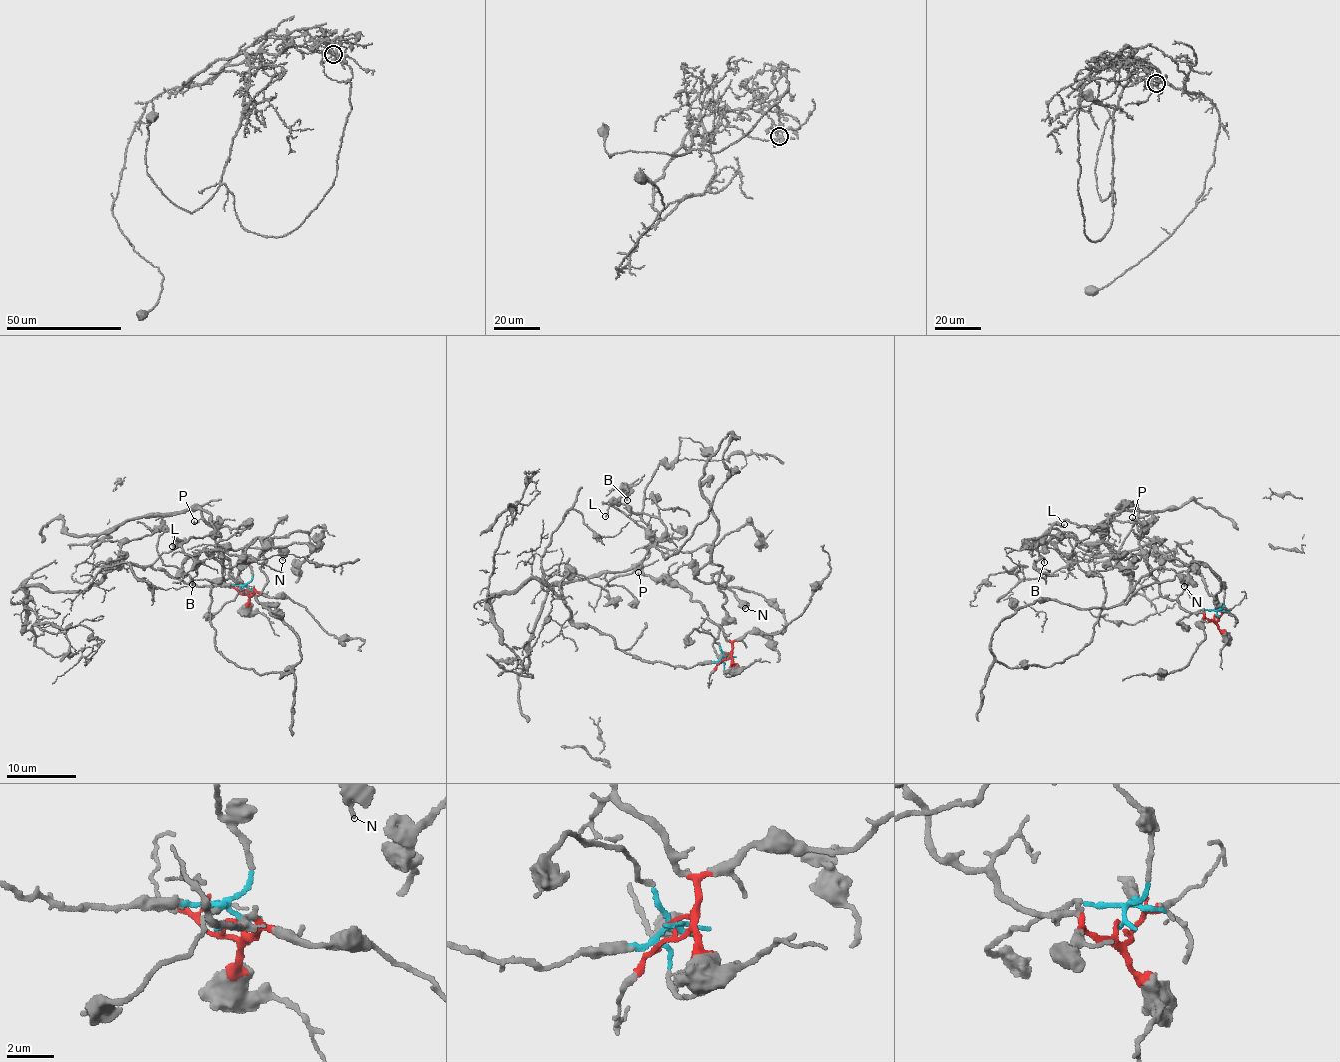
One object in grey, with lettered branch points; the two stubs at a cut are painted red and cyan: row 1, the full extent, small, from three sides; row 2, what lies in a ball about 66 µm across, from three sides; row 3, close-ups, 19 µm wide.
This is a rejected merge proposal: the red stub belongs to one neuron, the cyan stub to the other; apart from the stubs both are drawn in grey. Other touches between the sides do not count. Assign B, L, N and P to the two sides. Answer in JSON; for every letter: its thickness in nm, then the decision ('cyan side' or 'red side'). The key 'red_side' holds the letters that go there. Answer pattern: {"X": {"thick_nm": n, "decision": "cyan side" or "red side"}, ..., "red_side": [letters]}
{"B": {"thick_nm": 150, "decision": "red side"}, "L": {"thick_nm": 130, "decision": "red side"}, "N": {"thick_nm": 190, "decision": "cyan side"}, "P": {"thick_nm": 140, "decision": "red side"}, "red_side": ["B", "L", "P"]}

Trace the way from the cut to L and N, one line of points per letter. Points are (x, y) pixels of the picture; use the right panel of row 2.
L: (1214, 616), (1186, 611), (1161, 594), (1140, 543), (1135, 506), (1126, 505), (1102, 526), (1064, 524)
N: (1214, 616), (1223, 604), (1224, 584), (1201, 563), (1141, 586), (1123, 602), (1156, 569), (1173, 570), (1184, 586)

